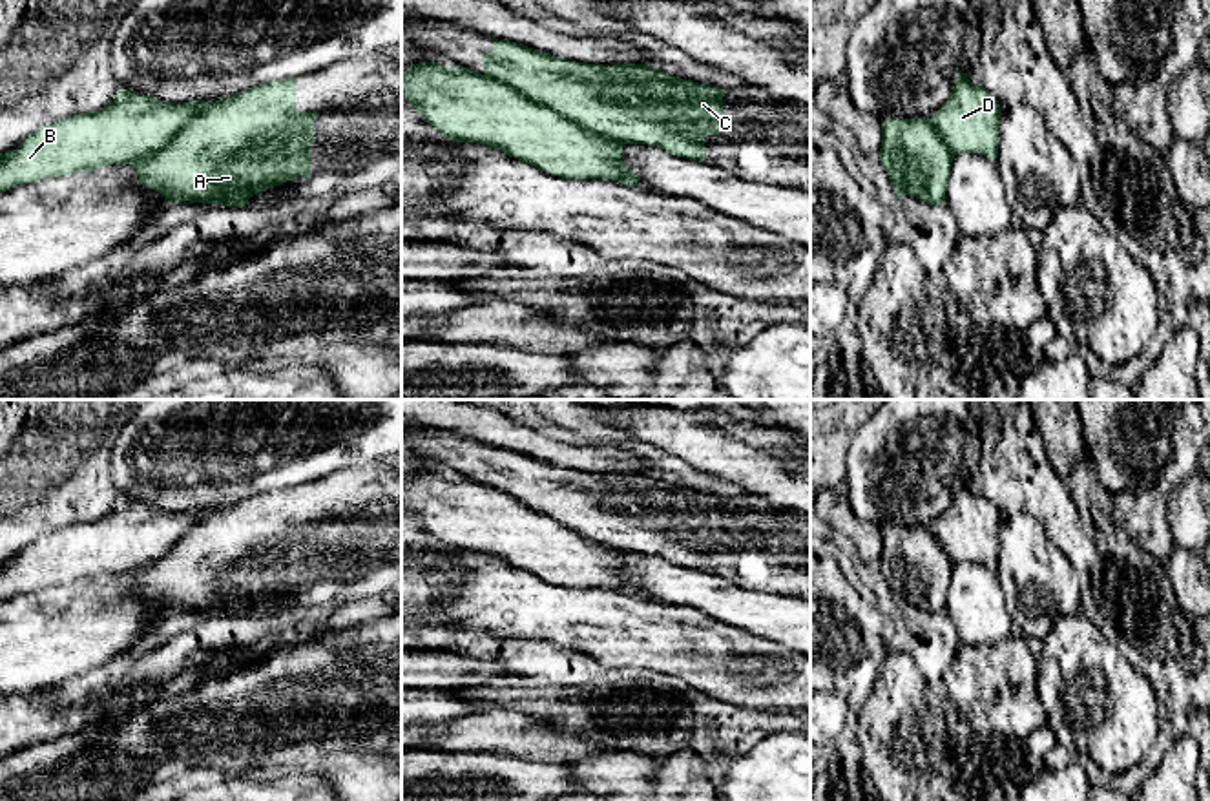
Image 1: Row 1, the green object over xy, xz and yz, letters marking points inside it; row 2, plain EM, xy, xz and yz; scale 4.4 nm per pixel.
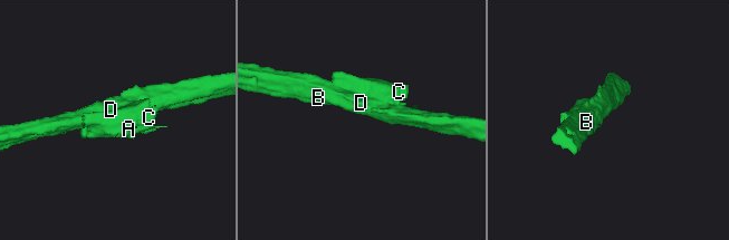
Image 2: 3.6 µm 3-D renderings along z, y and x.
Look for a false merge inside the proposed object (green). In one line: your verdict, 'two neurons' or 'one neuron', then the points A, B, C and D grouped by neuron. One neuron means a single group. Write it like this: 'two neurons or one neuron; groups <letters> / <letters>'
two neurons; groups A C / B D

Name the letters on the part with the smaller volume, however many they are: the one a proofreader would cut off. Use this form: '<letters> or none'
A, C

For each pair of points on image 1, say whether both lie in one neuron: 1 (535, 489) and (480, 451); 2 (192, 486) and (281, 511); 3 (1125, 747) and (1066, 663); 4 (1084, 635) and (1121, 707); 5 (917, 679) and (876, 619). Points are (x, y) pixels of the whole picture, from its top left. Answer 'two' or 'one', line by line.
1: one
2: two
3: one
4: one
5: two

